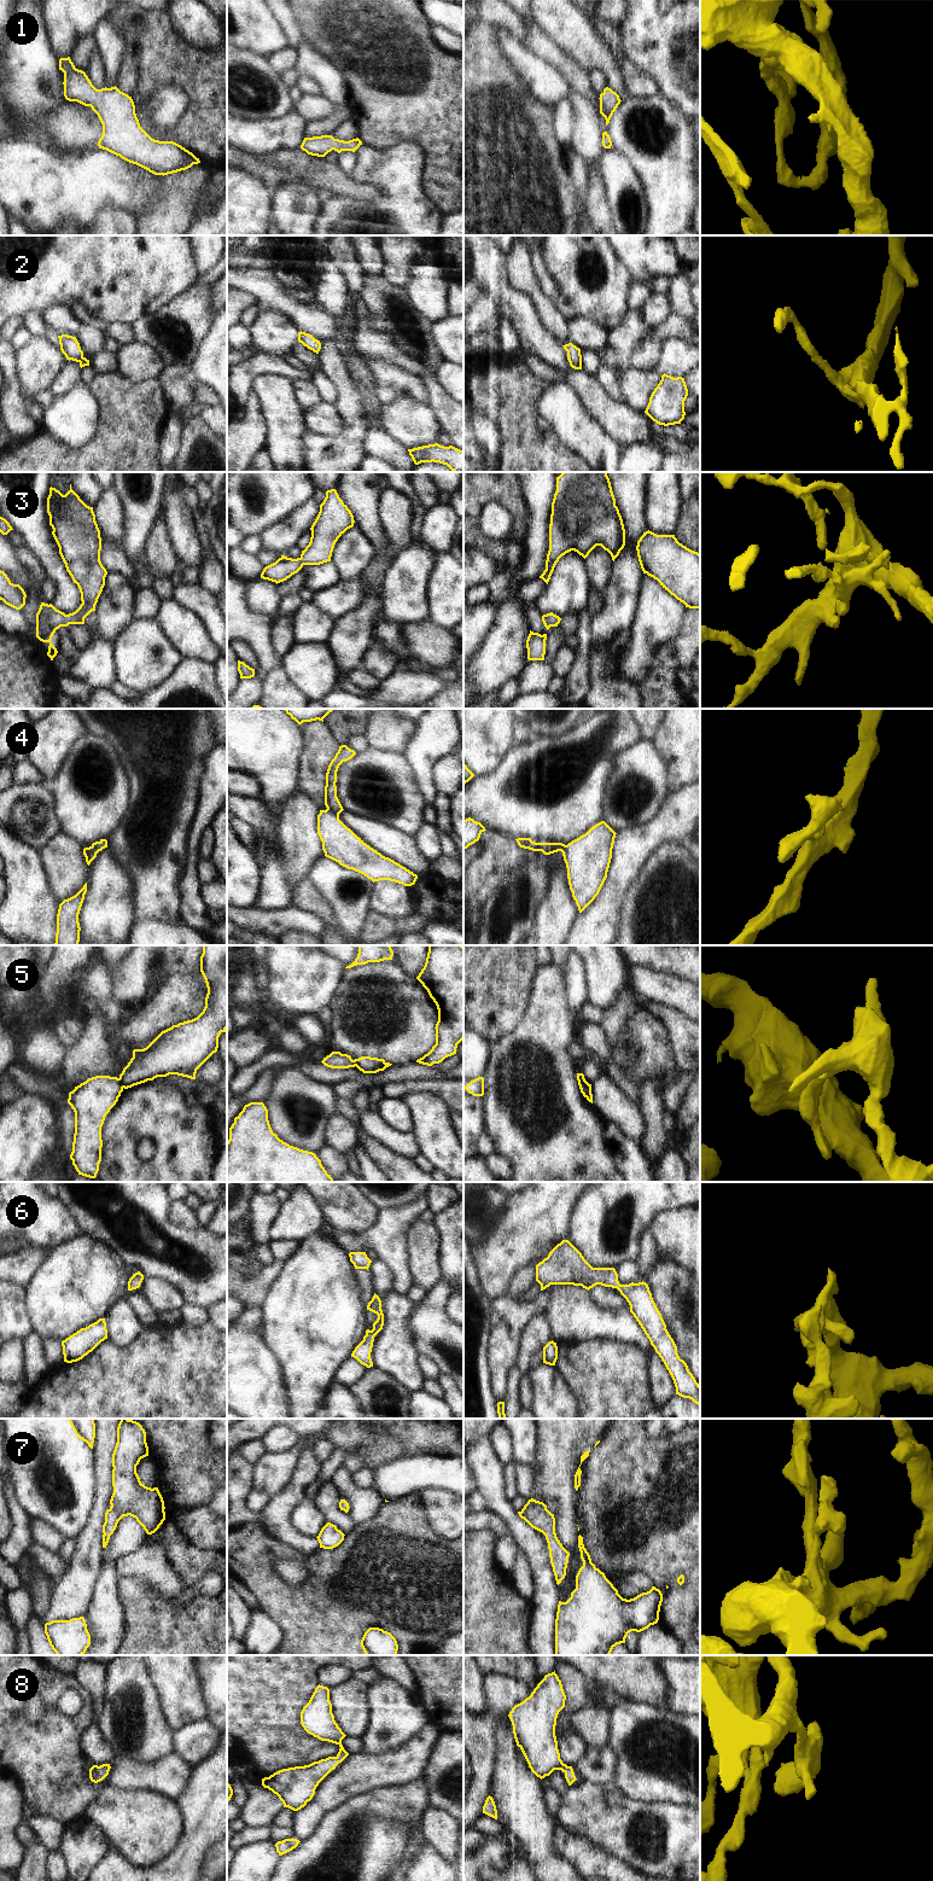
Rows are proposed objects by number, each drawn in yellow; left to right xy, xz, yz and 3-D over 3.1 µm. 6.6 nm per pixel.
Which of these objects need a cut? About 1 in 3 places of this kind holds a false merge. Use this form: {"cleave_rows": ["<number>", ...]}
{"cleave_rows": ["4", "5"]}

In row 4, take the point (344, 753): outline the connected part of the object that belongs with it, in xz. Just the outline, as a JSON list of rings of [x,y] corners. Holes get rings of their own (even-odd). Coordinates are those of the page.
[[[346,745],[339,746],[339,750],[331,761],[326,773],[325,805],[336,815],[339,815],[344,810],[337,797],[337,771],[343,762],[351,759],[355,755],[356,752]]]

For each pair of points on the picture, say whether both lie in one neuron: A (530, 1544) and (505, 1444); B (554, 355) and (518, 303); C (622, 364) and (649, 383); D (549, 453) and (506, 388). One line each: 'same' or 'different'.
A: different
B: same
C: different
D: same

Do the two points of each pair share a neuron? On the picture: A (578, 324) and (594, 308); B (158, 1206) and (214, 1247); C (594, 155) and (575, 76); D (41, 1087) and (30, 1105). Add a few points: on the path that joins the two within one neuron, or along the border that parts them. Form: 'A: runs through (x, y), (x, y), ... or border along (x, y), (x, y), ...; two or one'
A: border along (576, 316), (588, 319), (610, 331); two
B: runs through (163, 1223), (176, 1236), (197, 1247); one
C: border along (571, 91), (588, 98), (599, 111); two
D: border along (23, 1094), (38, 1094), (58, 1107); two

